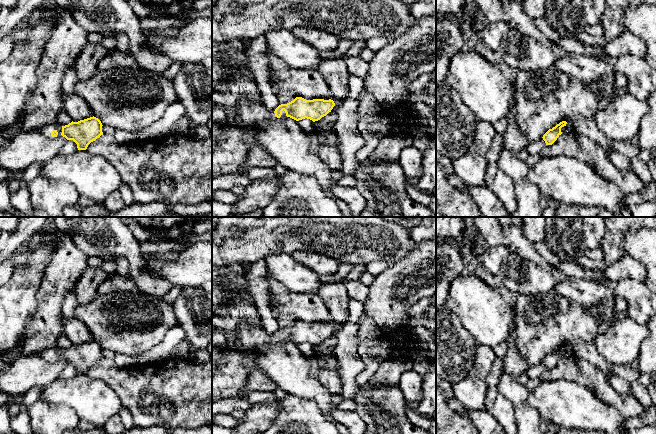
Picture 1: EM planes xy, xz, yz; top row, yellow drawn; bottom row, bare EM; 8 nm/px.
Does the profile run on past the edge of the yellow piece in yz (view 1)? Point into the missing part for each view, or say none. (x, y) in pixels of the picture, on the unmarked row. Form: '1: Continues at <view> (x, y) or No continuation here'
1: Continues at yz (536, 371)

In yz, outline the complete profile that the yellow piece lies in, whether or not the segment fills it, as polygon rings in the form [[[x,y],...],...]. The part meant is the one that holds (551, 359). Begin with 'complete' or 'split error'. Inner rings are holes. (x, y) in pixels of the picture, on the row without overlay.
split error; [[[562,345],[559,348],[557,348],[555,351],[553,351],[552,353],[549,353],[541,363],[529,367],[526,374],[528,376],[529,379],[536,379],[536,378],[540,378],[542,373],[546,370],[546,369],[552,369],[557,362],[562,358],[561,356],[561,352],[566,350],[567,346],[566,345]]]

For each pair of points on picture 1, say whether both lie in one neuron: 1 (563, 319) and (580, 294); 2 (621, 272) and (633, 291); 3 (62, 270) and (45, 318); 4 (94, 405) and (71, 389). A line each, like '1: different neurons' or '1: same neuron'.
1: different neurons
2: different neurons
3: same neuron
4: same neuron

